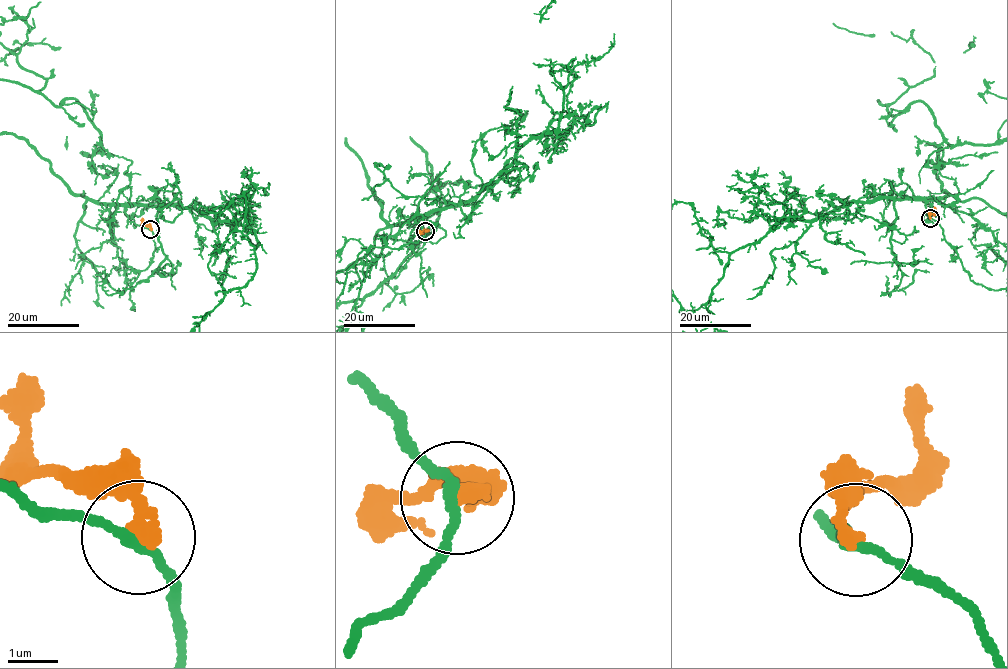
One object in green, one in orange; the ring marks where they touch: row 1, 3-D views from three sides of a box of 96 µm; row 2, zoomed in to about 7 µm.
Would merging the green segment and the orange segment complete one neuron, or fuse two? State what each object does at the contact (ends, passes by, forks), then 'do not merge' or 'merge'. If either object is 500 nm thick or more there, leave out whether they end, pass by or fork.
green passes by; orange ends; do not merge

